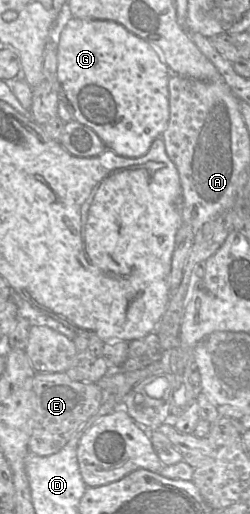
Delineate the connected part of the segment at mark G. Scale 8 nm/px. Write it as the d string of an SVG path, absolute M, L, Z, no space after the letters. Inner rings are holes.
M72 17L59 35L57 81L59 101L71 107L73 120L91 128L107 149L127 158L145 155L169 121L168 81L171 76L160 50L111 20Z

